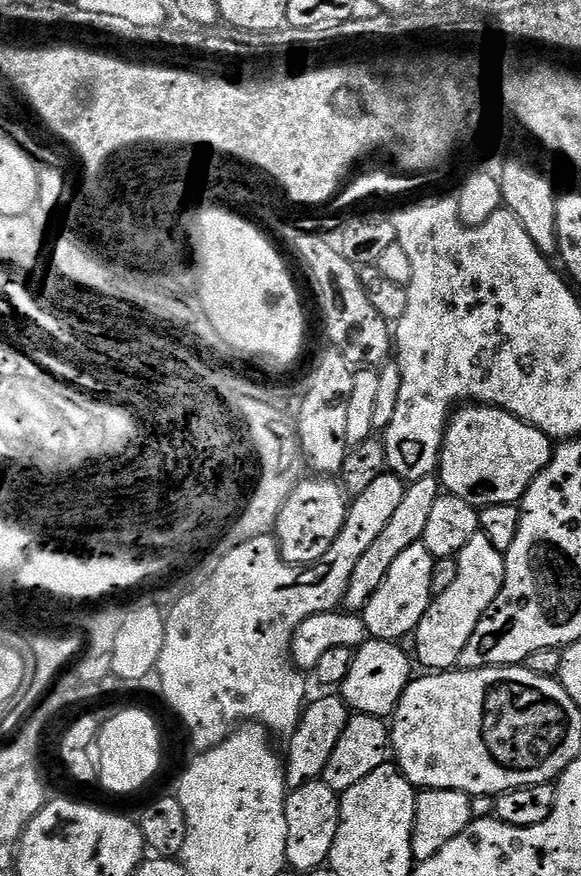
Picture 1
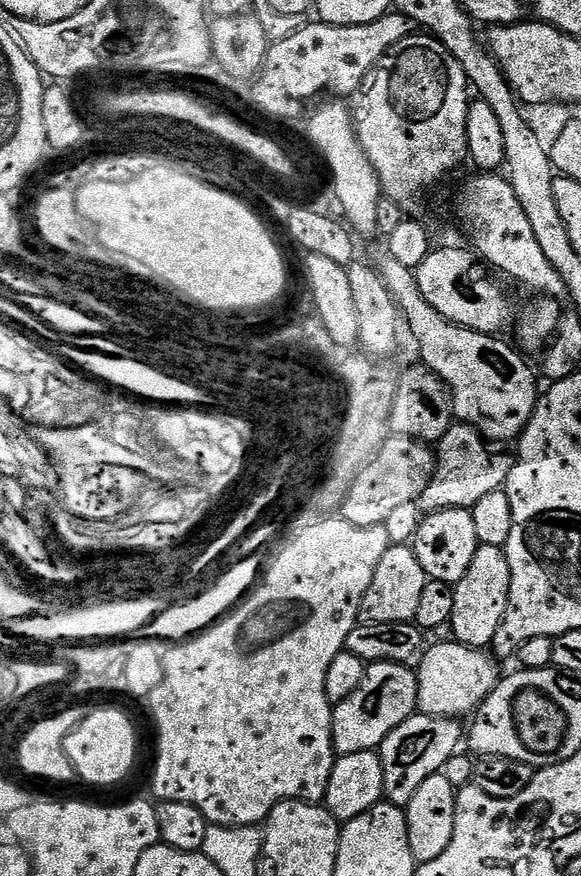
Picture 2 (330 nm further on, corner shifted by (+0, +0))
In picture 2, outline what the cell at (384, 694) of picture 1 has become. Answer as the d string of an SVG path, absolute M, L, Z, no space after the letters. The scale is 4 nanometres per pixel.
M455 642L436 644L430 648L418 660L420 668L416 672L417 709L425 716L449 718L464 718L464 715L467 717L475 713L497 680L501 679L502 672L496 669L497 661L487 651L467 648L466 645Z

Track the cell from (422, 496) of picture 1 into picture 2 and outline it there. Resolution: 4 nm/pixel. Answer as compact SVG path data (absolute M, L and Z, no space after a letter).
M453 423L435 445L434 467L430 482L420 495L421 513L437 512L443 508L471 509L486 494L499 492L508 480L513 461L496 452L488 452L489 445L476 429L468 424Z

